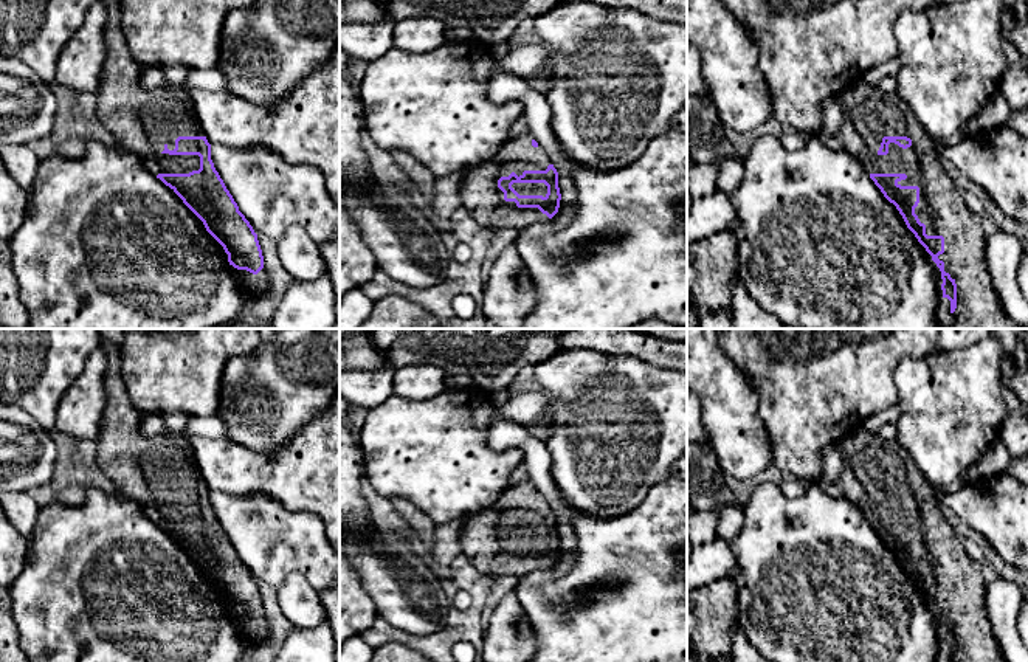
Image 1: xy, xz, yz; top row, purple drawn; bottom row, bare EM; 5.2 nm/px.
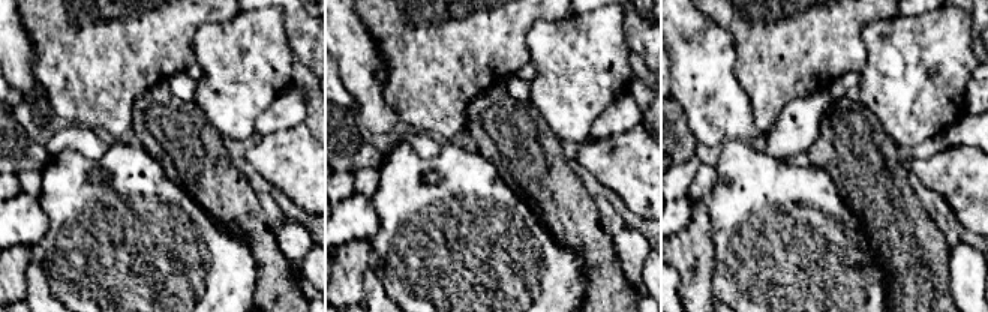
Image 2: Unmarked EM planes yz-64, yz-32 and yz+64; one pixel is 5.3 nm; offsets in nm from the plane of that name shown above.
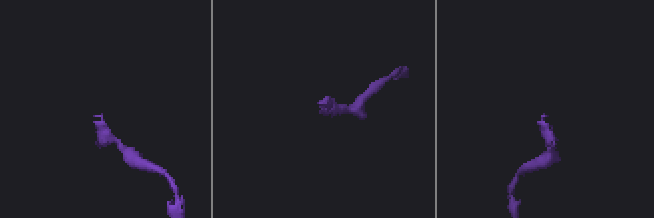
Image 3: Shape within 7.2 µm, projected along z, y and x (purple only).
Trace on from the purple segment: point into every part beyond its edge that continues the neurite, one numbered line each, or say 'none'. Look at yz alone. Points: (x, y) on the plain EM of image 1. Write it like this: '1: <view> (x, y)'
1: yz (869, 462)

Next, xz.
1: xz (479, 541)

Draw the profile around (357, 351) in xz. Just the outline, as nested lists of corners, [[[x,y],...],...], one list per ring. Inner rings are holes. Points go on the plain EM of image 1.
[[[340,329],[340,371],[389,367],[386,355],[374,346],[369,329]]]

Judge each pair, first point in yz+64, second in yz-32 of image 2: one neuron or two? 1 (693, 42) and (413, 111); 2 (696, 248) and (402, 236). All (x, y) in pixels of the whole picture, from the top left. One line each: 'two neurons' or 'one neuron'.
1: two neurons
2: two neurons

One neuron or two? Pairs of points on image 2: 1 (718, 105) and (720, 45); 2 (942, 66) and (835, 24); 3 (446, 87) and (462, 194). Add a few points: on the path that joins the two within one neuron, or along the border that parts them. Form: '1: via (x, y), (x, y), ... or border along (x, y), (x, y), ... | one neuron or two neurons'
1: via (718, 90), (718, 60) | one neuron
2: border along (892, 15), (871, 20), (864, 27), (862, 71) | two neurons
3: border along (443, 140), (450, 141) | two neurons

